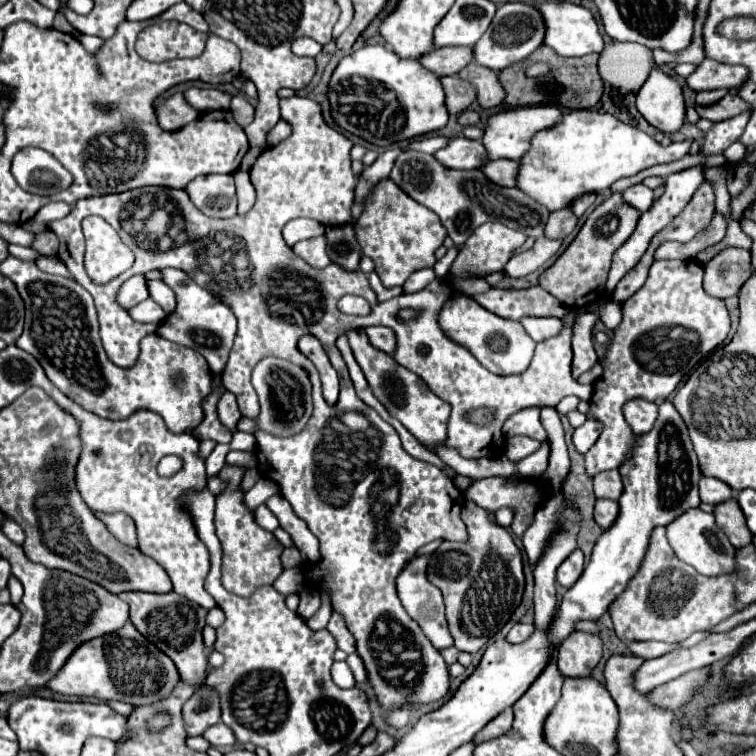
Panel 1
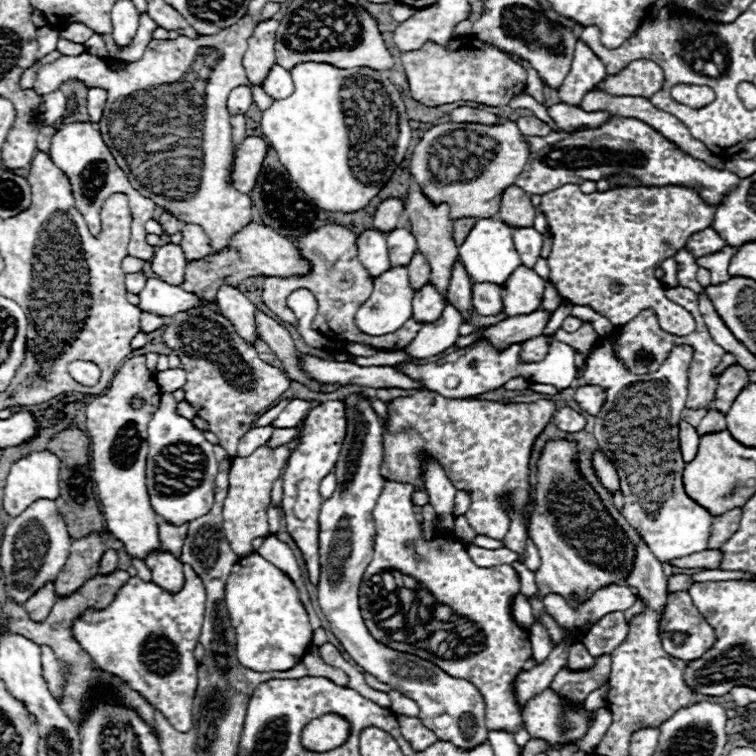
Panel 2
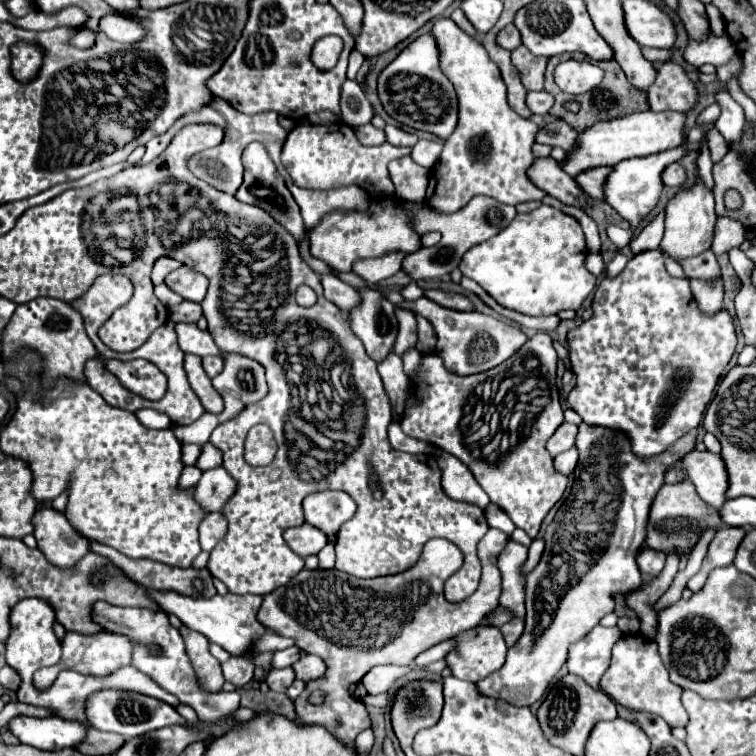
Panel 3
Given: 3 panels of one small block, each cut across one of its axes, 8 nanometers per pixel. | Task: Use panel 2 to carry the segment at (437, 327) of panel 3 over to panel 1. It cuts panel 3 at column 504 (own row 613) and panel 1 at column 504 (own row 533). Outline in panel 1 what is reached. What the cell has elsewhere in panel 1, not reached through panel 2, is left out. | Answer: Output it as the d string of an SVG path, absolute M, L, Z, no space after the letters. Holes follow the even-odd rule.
M454 294L444 304L444 310L440 312L440 326L454 342L460 342L468 350L472 350L476 360L494 374L520 374L530 366L530 360L534 356L536 342L532 342L520 322L504 320L488 312L472 296L466 294Z

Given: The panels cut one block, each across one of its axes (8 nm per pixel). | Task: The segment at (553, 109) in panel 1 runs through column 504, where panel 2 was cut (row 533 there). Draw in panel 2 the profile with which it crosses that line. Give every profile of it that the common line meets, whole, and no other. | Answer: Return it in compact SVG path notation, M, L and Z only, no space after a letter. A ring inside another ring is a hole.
M134 356L124 362L124 366L116 372L112 378L112 384L106 388L106 392L94 402L88 404L86 408L86 428L88 436L92 442L92 480L96 482L98 498L102 504L102 514L104 514L104 524L106 530L118 538L124 544L124 550L130 558L140 558L146 560L146 556L152 550L160 548L160 538L158 538L158 516L150 506L150 498L146 492L146 452L148 452L148 440L146 440L146 428L150 418L160 406L160 388L152 374L146 368L146 358L144 356ZM132 398L142 398L144 406L142 408L132 408Z

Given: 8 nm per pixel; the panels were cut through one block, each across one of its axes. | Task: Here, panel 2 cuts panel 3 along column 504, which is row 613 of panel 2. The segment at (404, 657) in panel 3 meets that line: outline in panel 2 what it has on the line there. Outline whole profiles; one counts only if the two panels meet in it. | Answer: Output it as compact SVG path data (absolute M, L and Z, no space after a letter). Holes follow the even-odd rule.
M566 440L546 442L544 452L538 460L536 506L528 516L528 536L536 544L542 558L542 564L536 570L536 584L540 596L536 600L530 600L530 604L534 610L534 618L548 628L554 646L562 642L564 632L550 616L546 616L542 598L550 592L556 592L564 596L572 608L580 606L598 588L624 580L634 560L634 544L614 524L614 520L600 504L596 492L578 474L574 446L576 444ZM624 540L628 542L624 544ZM572 594L578 594L580 600L570 600Z

